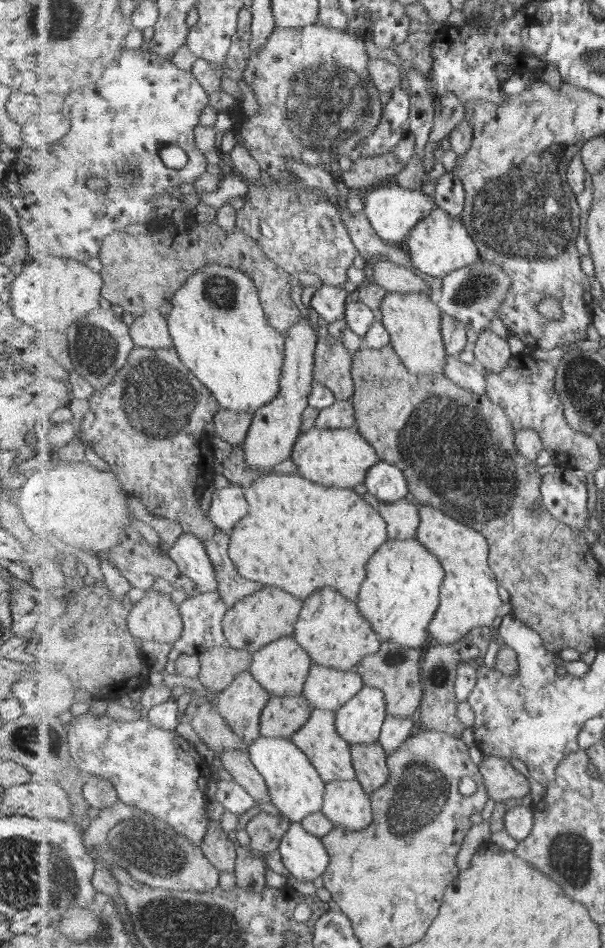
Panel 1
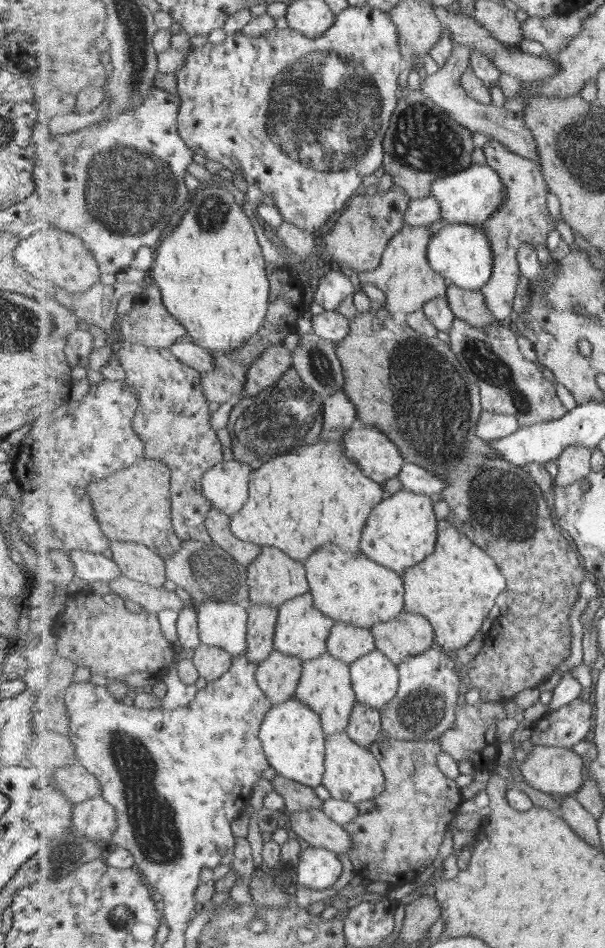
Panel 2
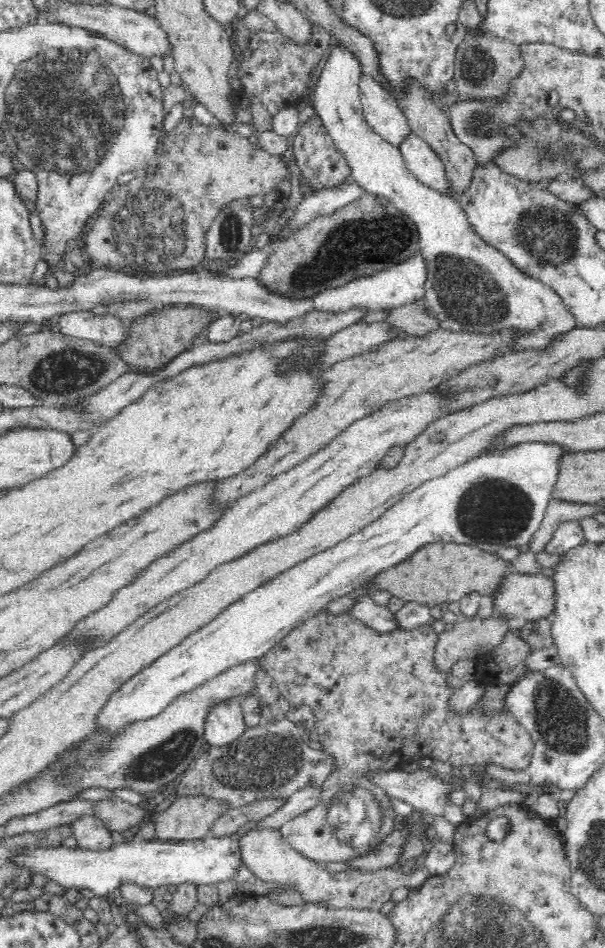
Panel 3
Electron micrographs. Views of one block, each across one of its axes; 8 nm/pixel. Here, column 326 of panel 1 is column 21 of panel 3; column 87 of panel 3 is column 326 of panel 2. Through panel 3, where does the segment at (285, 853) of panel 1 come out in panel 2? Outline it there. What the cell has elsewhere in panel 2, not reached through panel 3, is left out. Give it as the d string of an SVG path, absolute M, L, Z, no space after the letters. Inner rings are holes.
M303 846L297 870L297 882L313 890L331 888L343 876L343 864L335 851L323 847Z

